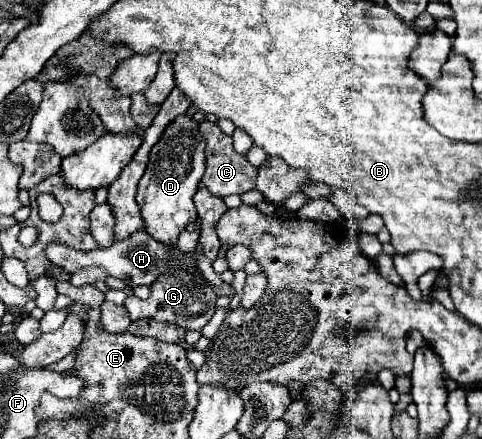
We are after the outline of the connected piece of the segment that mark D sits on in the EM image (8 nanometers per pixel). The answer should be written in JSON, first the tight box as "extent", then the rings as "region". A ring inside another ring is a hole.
{"extent":[136,114,206,244],"region":[[[180,114],[176,120],[172,120],[160,140],[154,144],[148,170],[138,186],[136,202],[142,206],[146,232],[162,244],[176,244],[180,230],[184,230],[188,222],[198,220],[192,196],[196,194],[202,174],[206,170],[206,140],[202,138],[198,126],[200,124],[188,114]]]}

